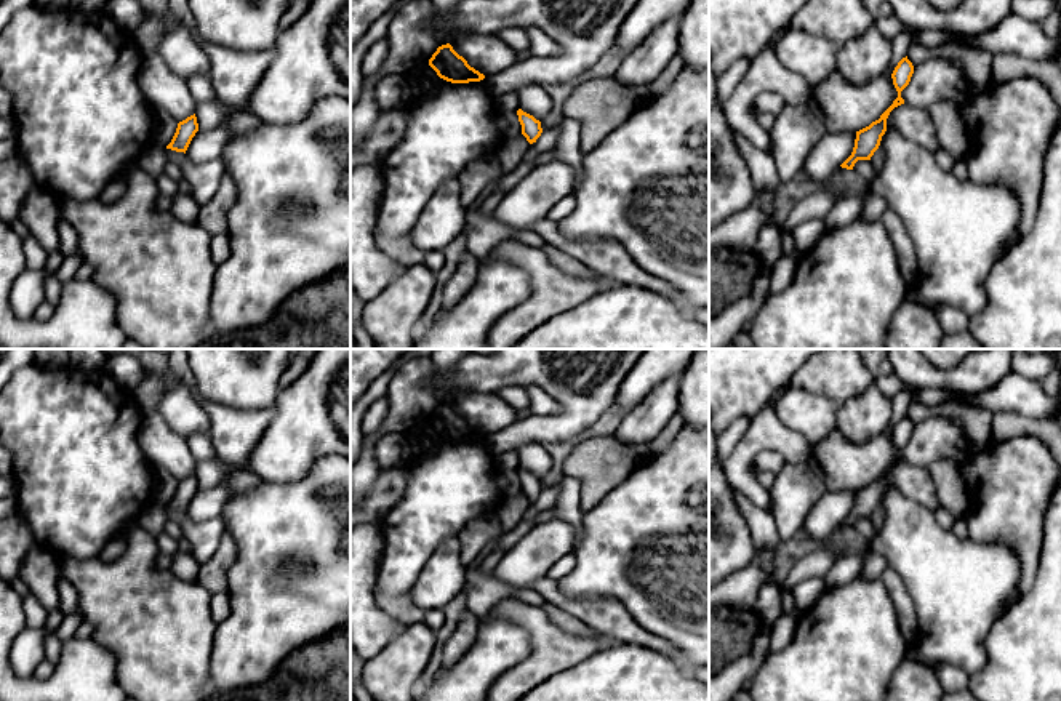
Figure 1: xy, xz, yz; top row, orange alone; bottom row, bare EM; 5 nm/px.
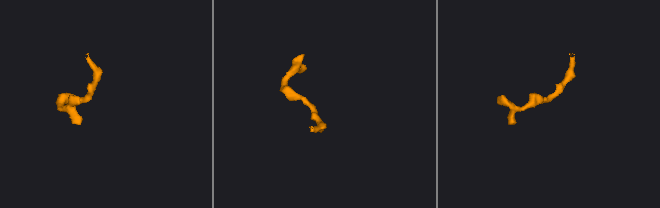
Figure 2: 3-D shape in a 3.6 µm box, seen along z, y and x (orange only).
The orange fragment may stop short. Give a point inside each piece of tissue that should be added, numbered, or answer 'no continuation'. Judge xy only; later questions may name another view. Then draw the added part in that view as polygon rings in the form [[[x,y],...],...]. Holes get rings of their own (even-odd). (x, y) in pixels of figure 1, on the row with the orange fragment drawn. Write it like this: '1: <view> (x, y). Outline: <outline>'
no continuation

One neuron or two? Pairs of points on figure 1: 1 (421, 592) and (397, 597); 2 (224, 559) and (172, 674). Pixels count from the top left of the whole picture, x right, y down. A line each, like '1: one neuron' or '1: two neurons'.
1: two neurons
2: two neurons

